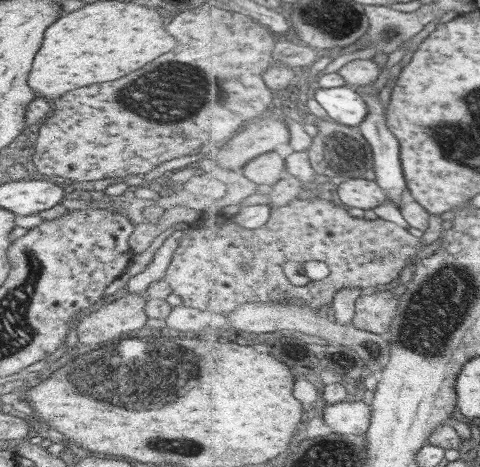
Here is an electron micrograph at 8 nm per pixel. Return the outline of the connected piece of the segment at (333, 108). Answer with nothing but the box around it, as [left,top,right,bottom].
[315,84,369,127]

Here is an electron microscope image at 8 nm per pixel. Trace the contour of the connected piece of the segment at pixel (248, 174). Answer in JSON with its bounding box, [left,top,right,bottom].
[242,150,287,188]

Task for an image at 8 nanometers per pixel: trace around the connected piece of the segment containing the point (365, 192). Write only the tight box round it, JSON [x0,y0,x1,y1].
[336,177,389,211]

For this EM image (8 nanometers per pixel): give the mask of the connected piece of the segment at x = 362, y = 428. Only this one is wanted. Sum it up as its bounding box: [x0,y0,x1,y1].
[323,397,372,435]

